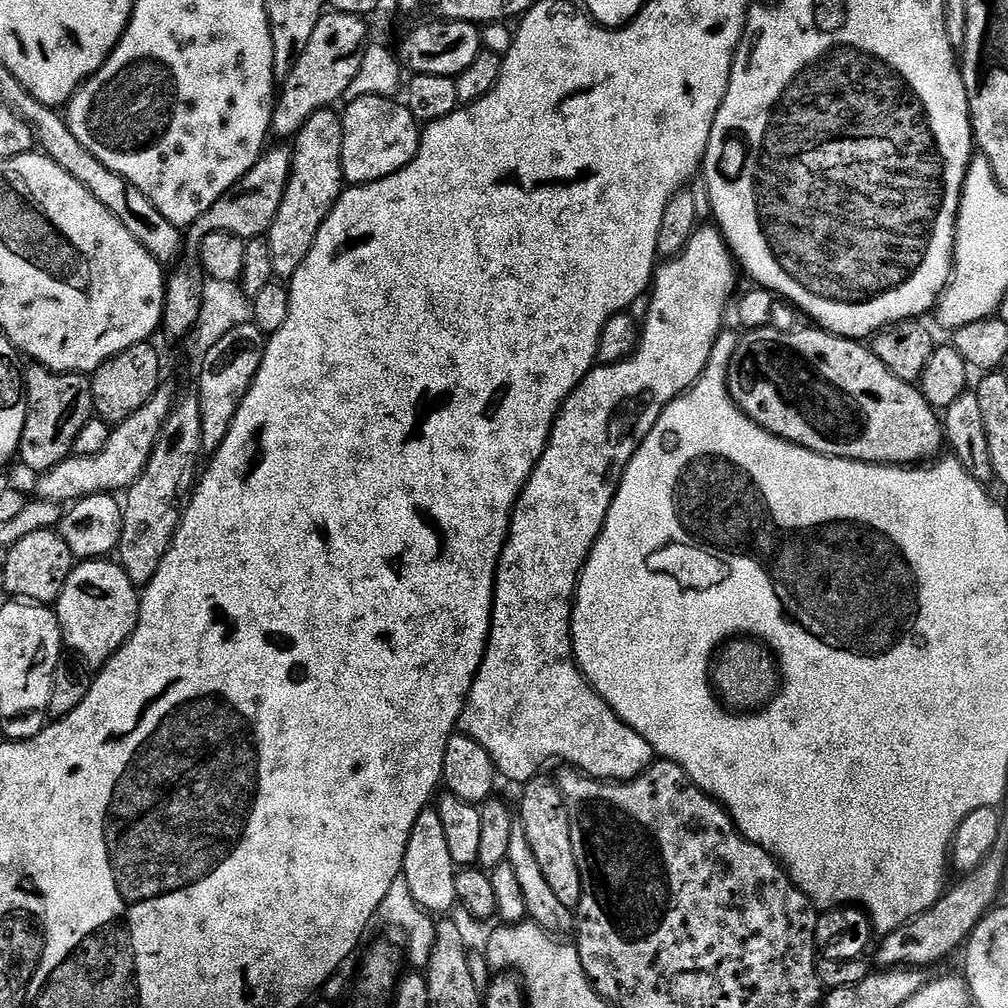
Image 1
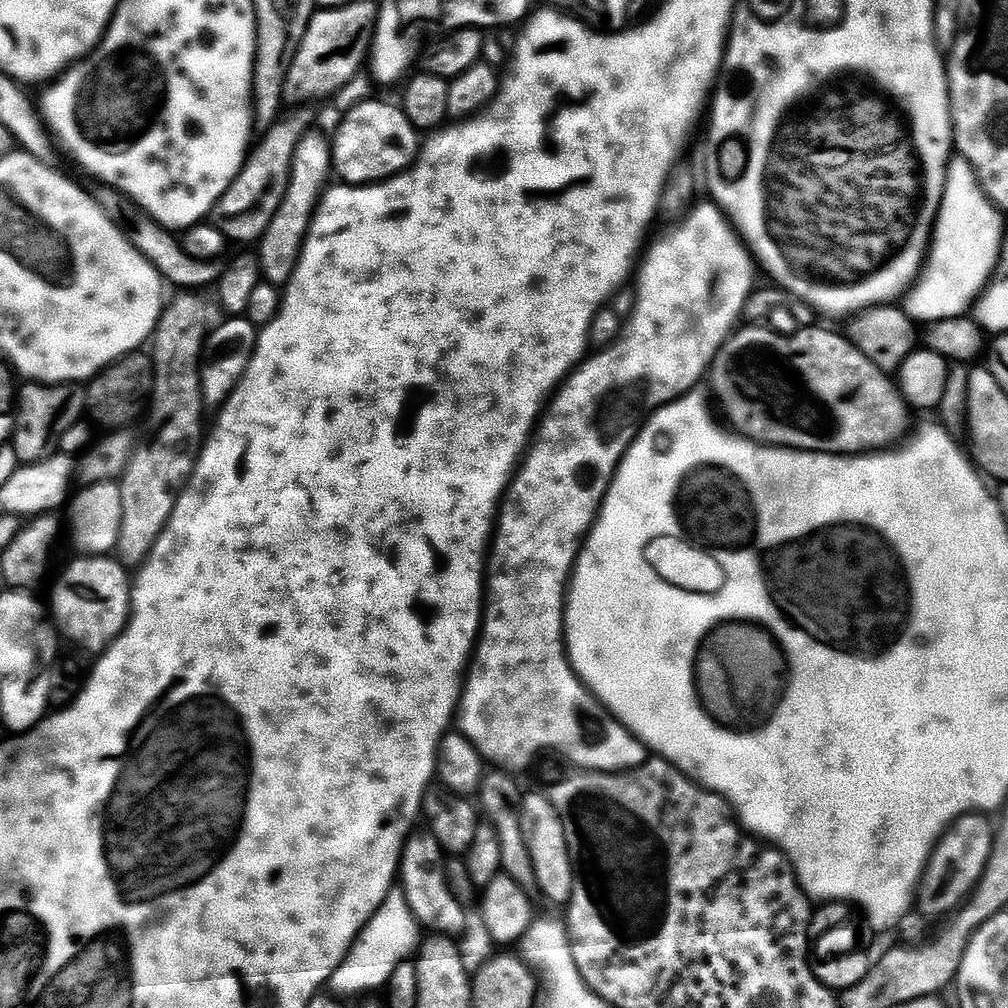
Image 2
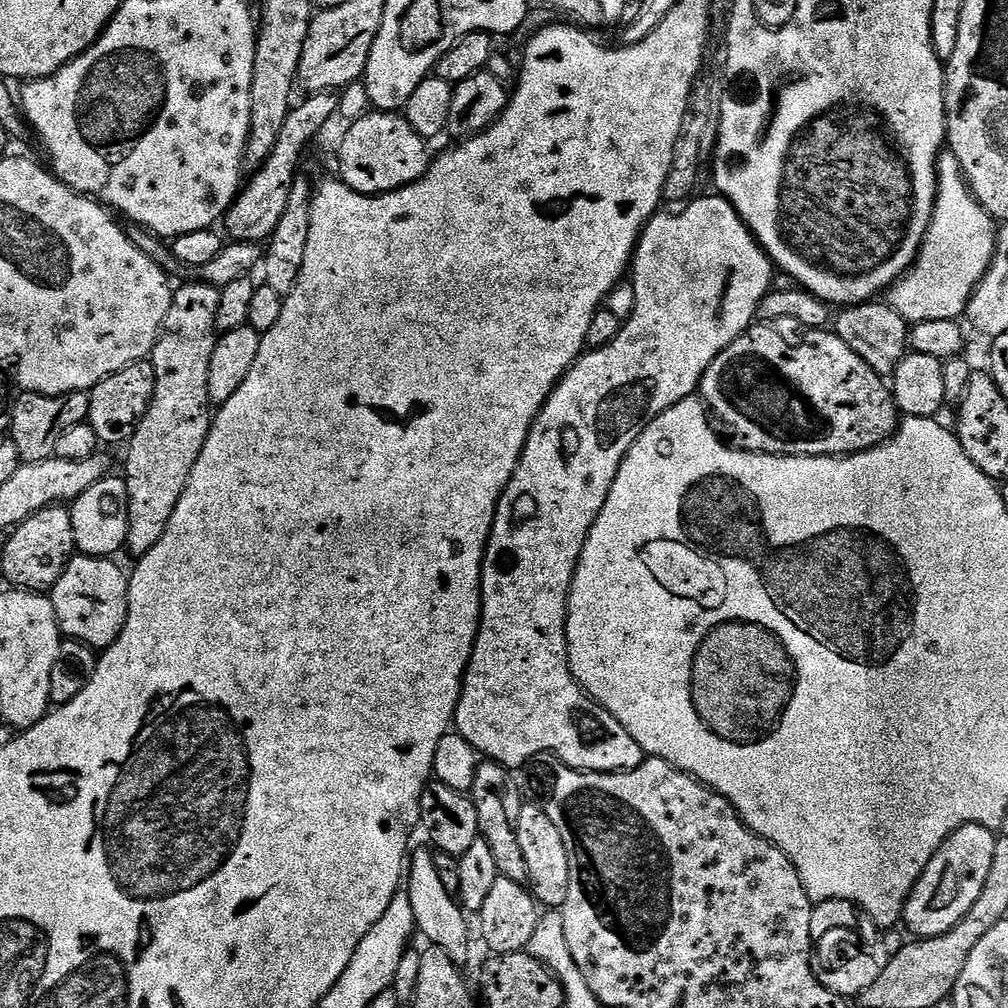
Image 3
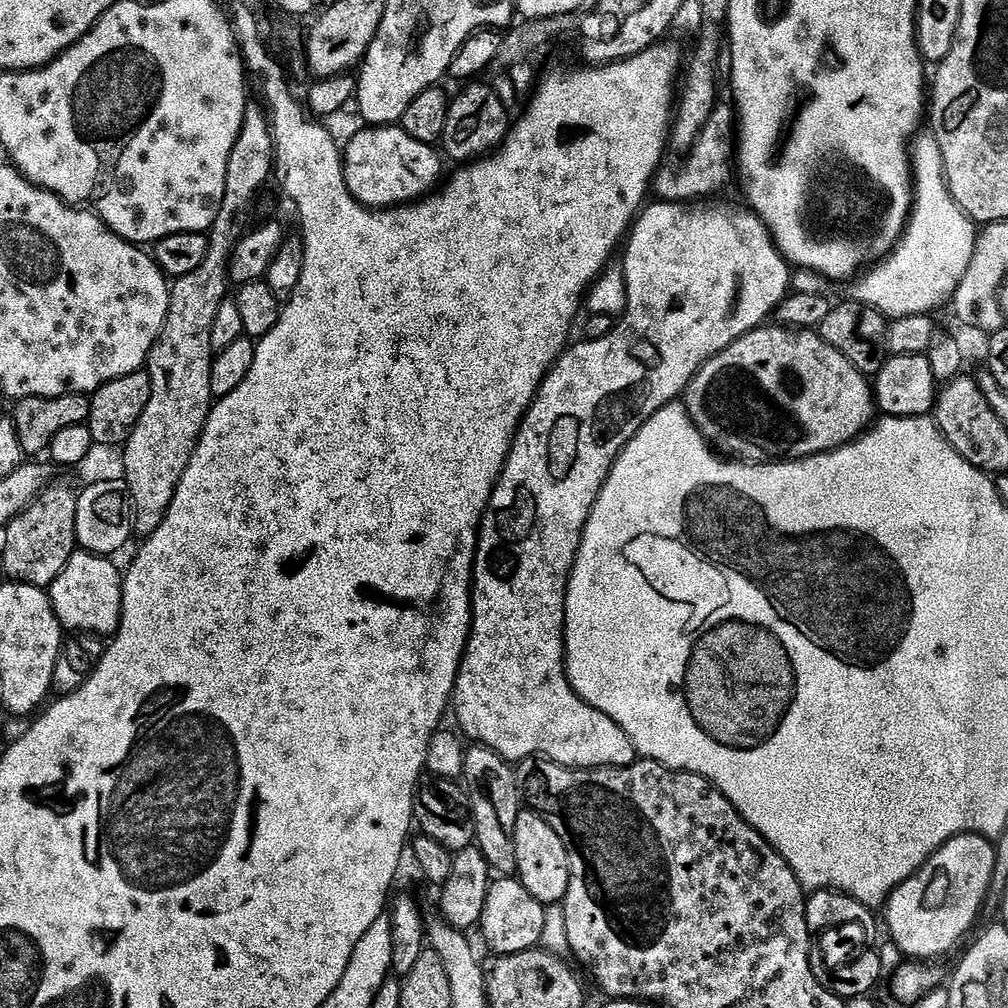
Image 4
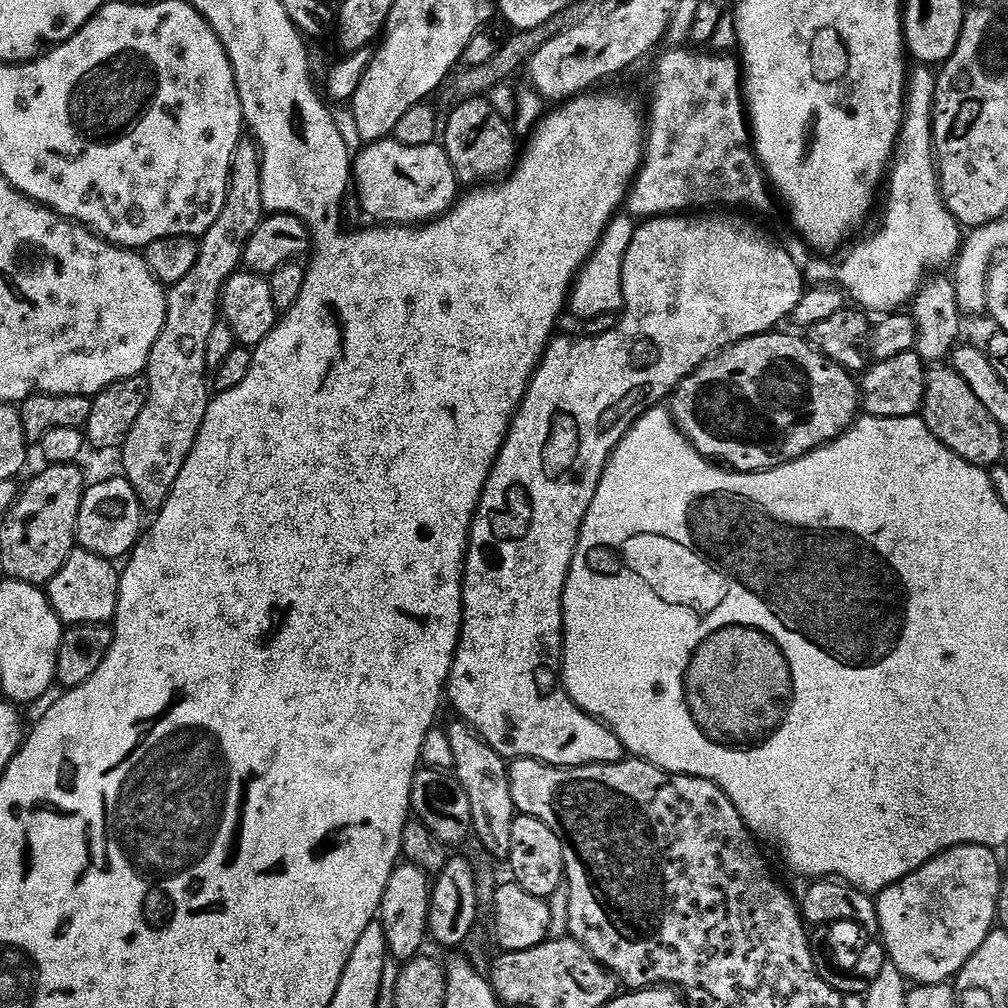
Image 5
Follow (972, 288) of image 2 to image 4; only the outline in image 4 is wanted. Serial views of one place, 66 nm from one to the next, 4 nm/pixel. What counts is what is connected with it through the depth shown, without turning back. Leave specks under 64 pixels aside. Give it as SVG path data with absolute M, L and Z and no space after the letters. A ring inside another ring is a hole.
M917 135L910 148L913 170L913 201L908 225L904 228L904 235L900 237L900 243L884 257L882 262L869 267L863 275L853 279L849 285L851 288L846 293L849 299L876 308L888 320L929 315L943 303L945 305L955 295L957 286L960 285L965 276L976 249L977 225L950 195L944 175L943 154L941 154L935 135L924 135Z

